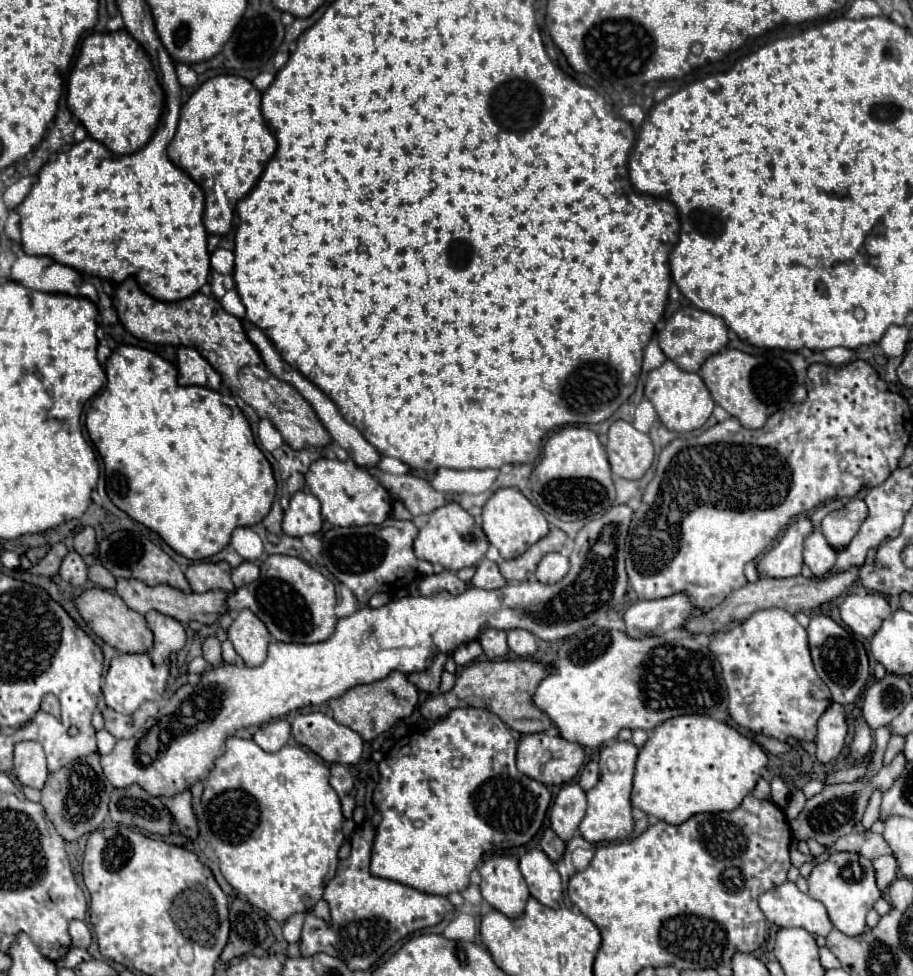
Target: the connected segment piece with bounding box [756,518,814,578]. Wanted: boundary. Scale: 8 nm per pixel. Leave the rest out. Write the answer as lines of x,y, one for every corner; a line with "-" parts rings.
808,518
794,520
782,534
776,546
772,546
758,562
760,578
790,578
798,576
802,568
802,542
812,532

